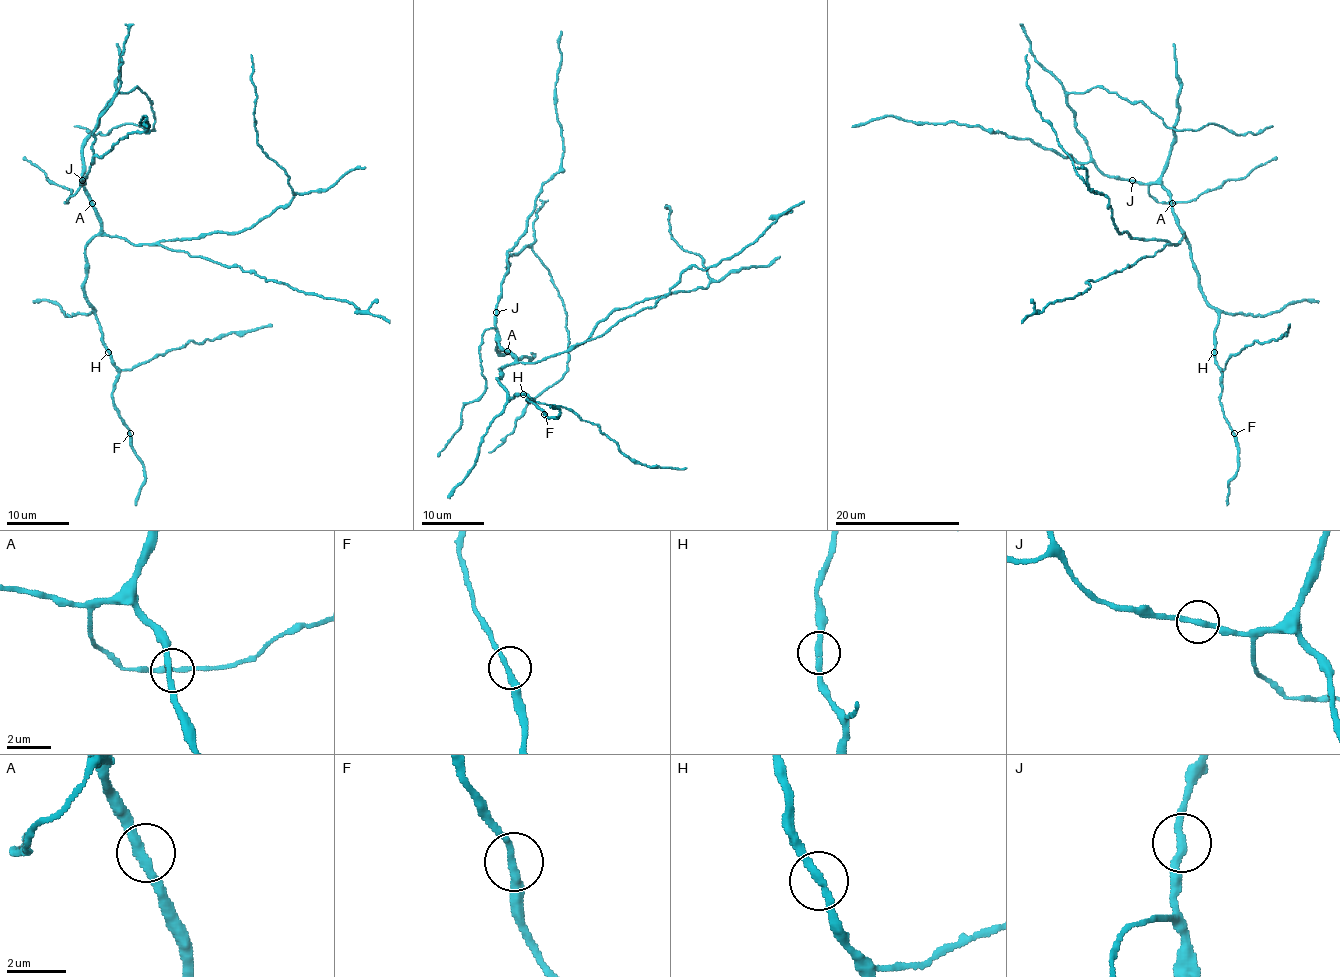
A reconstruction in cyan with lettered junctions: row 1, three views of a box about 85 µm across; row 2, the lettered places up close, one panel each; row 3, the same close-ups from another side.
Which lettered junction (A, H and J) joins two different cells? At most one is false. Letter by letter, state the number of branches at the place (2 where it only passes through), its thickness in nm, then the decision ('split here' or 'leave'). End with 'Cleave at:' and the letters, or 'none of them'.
A: 2 | 280 nm | leave
H: 2 | 280 nm | leave
J: 2 | 260 nm | leave
Cleave at: none of them

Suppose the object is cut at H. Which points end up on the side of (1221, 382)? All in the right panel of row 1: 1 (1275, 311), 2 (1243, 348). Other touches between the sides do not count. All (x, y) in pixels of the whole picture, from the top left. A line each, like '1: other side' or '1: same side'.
1: other side
2: same side

